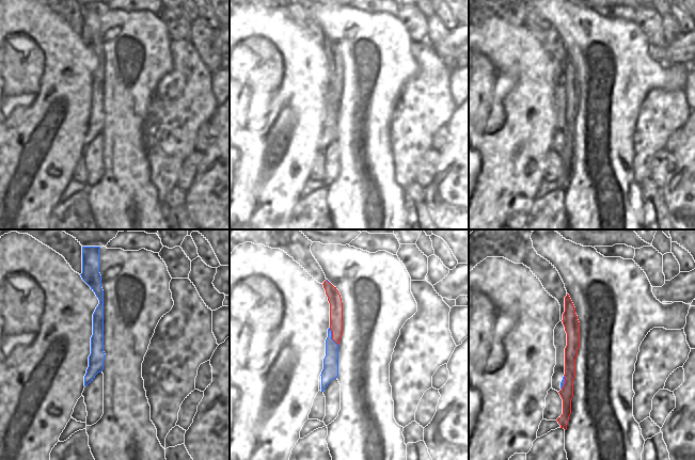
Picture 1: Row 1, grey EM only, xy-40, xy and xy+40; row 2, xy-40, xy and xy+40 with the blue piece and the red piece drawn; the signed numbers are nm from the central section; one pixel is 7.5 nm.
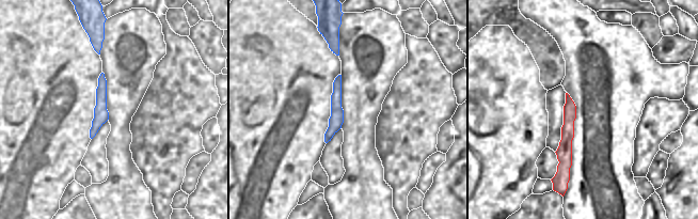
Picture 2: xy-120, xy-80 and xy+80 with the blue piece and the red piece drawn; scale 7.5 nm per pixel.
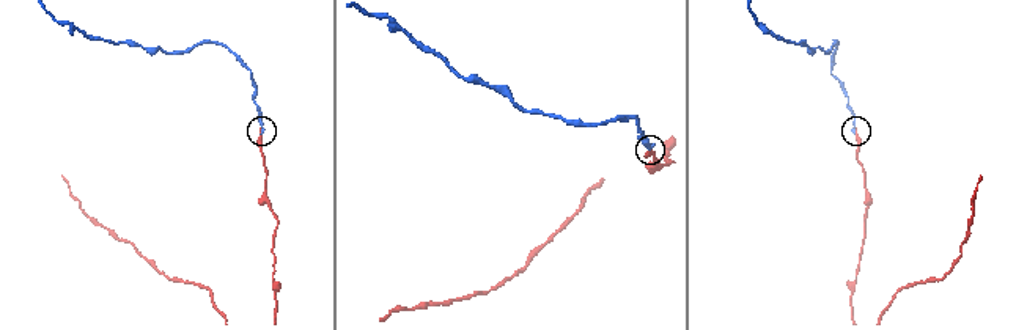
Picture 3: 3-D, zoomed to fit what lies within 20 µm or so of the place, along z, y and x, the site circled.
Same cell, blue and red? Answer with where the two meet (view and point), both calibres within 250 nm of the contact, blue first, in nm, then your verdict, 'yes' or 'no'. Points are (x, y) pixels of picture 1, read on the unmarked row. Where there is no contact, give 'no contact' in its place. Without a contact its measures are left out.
xy (331, 97) | 110/100 nm | yes

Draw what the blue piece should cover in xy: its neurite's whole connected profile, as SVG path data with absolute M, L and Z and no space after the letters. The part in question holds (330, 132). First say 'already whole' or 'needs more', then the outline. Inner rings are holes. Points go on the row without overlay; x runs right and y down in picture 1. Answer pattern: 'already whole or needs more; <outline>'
needs more; M328 41L322 46L330 64L330 89L326 100L323 130L320 136L321 153L338 137L338 105L343 96L343 63L341 55Z

